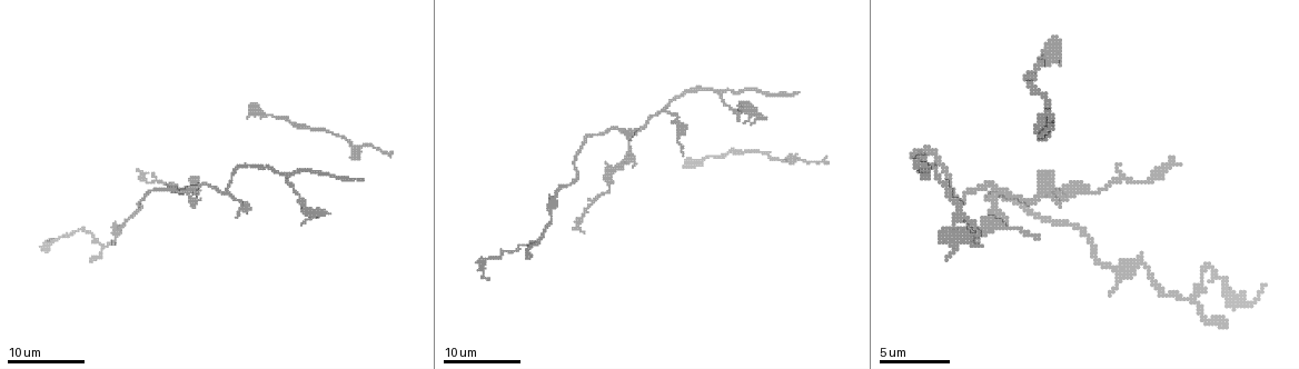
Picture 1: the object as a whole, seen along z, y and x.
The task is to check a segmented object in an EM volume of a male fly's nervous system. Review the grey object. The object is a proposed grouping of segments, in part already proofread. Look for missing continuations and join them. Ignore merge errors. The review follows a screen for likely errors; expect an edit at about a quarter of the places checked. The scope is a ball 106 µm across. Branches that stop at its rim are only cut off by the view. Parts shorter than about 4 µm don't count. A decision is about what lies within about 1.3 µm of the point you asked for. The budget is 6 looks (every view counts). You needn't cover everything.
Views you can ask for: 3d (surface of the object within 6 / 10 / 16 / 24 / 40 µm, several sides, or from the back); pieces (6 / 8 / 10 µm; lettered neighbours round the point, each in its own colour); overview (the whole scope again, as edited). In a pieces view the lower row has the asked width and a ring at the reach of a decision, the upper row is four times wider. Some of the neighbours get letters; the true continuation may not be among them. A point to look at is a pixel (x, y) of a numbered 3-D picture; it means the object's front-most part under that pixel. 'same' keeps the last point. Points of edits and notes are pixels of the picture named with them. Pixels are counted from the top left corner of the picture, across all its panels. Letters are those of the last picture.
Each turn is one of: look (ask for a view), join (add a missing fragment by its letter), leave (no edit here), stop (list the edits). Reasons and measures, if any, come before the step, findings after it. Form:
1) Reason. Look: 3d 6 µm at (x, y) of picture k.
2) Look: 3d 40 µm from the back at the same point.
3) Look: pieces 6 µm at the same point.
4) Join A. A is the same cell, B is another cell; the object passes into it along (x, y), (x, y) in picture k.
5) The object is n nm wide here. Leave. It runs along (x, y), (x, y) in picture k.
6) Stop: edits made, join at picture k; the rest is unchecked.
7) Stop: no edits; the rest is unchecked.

Look: pieces 10 µm at (238, 216) of picture 1.

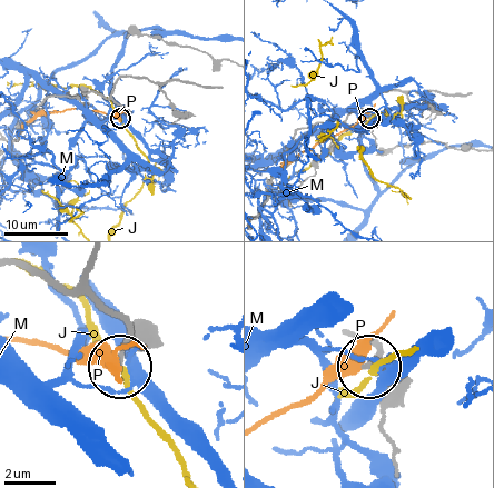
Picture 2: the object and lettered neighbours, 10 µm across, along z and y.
Leave. J, M and P are other cells; it runs along (80, 278), (128, 327), (117, 364) in picture 2; no lettered fragment goes on from it.

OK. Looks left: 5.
An open end. Look: pieces 10 µm at (1051, 173) of picture 1.

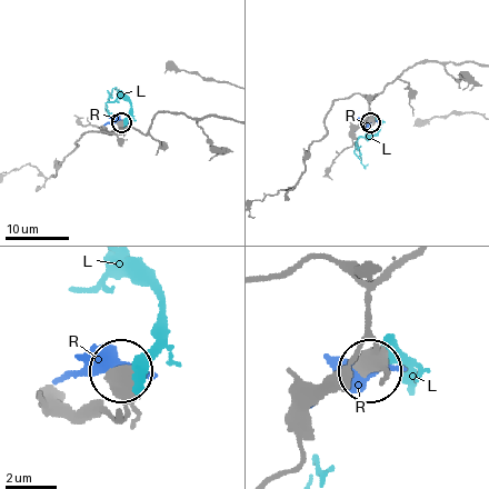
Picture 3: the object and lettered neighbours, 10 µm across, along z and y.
The object is 590 nm wide here. Leave. L and R are other cells; none of them fits.

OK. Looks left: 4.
An open end. Look: pieces 6 µm at (196, 205) of picture 1.

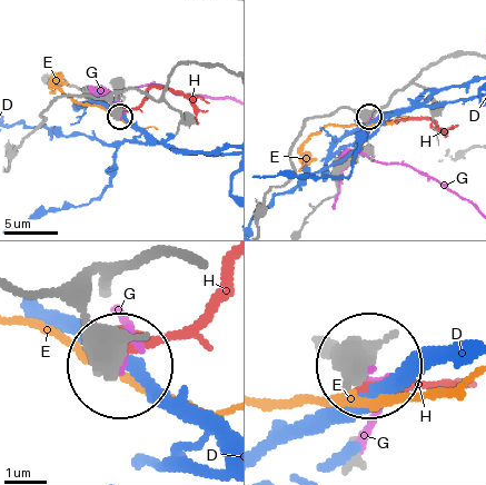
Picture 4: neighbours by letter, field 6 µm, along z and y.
The object is 480 nm wide here. Leave. D, E, G and H are other cells; it runs along (124, 261), (102, 268), (88, 297), (120, 357) in picture 4; none of them fits.

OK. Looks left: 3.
Stop: no edits; the rest is unchecked.

